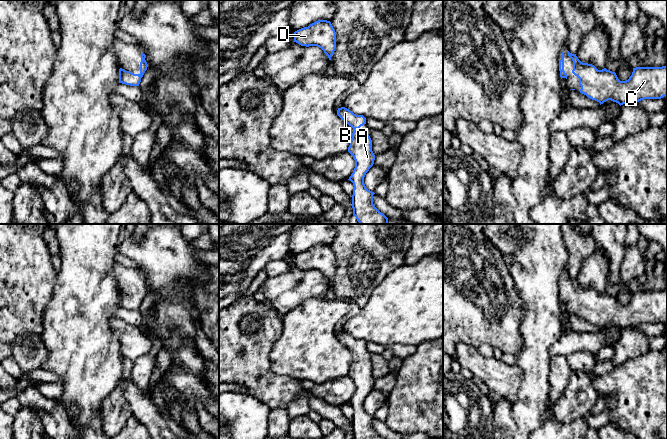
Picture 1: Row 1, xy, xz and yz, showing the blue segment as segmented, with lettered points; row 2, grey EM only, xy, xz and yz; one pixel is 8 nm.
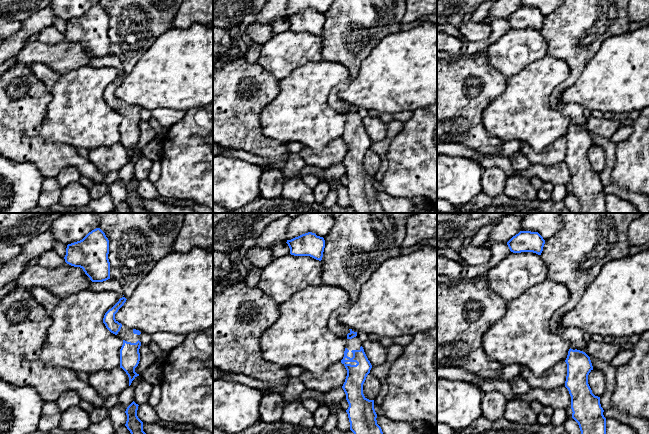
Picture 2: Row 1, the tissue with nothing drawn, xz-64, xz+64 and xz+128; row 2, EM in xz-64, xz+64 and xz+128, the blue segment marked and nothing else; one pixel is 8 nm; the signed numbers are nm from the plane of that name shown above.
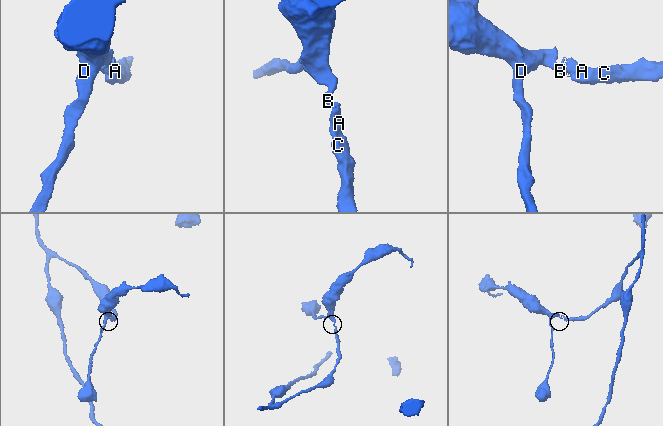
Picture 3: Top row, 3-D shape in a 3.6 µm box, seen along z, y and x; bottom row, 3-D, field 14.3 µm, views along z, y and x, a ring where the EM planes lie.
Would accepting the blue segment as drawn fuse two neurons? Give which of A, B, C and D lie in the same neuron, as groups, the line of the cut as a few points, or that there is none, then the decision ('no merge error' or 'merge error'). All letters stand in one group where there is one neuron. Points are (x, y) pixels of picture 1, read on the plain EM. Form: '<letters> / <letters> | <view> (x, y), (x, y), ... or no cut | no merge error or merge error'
A B C D | no cut | no merge error

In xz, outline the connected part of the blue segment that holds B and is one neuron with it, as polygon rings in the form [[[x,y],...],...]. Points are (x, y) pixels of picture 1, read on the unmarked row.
[[[345,331],[338,332],[337,339],[353,352],[348,376],[355,384],[355,392],[349,401],[353,407],[352,432],[353,439],[384,439],[373,428],[374,416],[368,414],[364,408],[364,401],[373,390],[375,379],[372,375],[370,360],[363,359],[358,353],[366,348],[363,339],[356,339]]]

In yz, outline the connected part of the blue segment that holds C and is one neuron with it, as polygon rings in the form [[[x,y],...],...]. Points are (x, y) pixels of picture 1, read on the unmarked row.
[[[570,277],[568,280],[573,285],[572,297],[579,302],[579,309],[581,310],[580,317],[586,319],[588,322],[595,324],[601,328],[611,324],[618,327],[620,330],[626,327],[637,327],[644,323],[661,323],[667,319],[667,289],[662,291],[636,291],[633,292],[632,299],[626,305],[620,305],[615,296],[607,294],[606,292],[598,294],[594,289],[581,286],[576,278]]]

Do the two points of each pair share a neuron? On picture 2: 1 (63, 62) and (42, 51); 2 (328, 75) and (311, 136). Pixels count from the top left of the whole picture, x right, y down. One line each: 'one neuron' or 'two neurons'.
1: one neuron
2: one neuron

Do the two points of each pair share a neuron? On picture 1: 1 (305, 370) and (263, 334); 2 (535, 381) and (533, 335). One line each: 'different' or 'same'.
1: different
2: same

